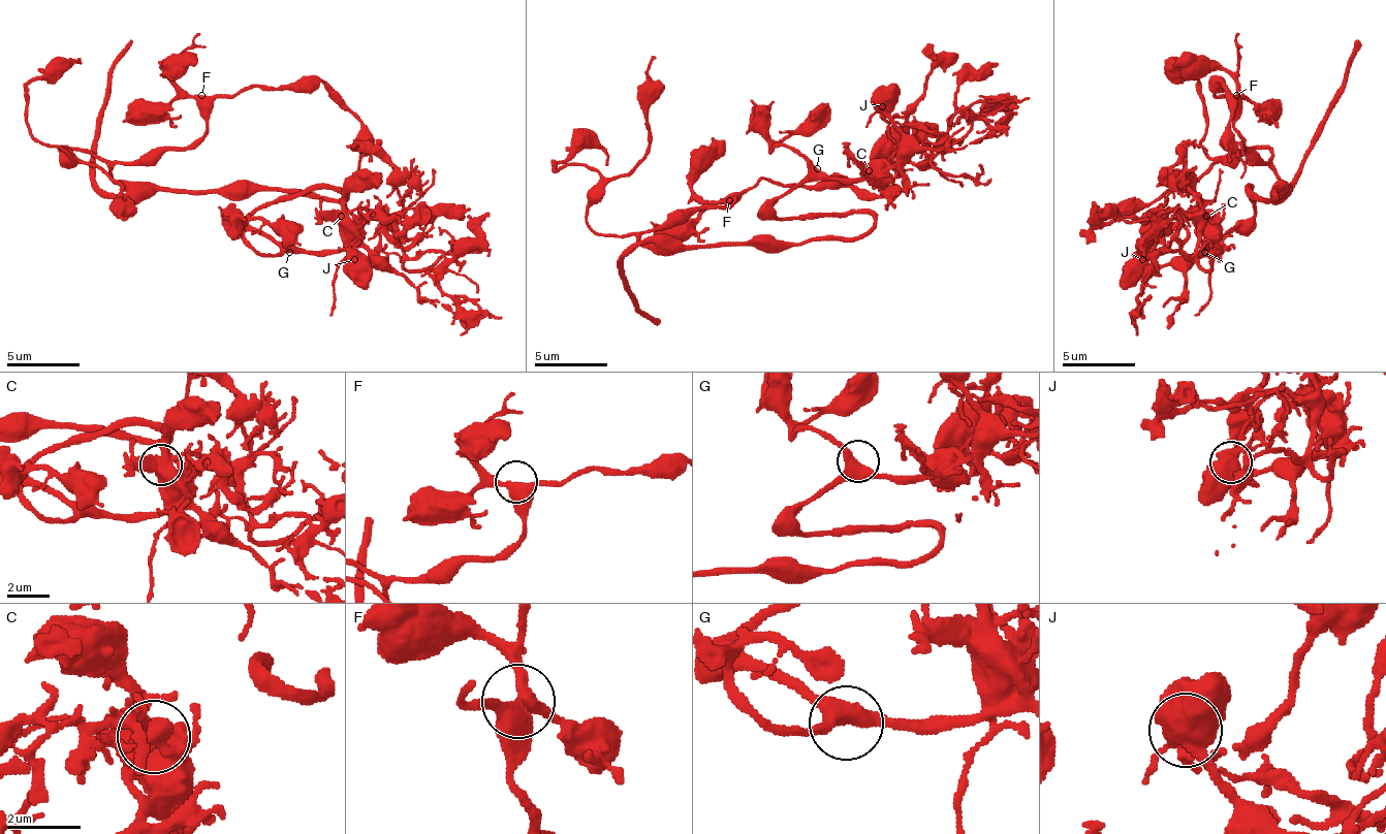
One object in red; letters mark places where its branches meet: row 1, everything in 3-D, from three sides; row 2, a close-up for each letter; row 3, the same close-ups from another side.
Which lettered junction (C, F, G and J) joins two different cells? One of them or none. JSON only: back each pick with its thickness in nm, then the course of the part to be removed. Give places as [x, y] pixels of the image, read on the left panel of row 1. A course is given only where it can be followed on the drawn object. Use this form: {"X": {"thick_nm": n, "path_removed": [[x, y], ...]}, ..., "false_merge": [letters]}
{"false_merge": []}

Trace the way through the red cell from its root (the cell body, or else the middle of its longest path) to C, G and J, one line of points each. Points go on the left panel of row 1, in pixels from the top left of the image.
C: (292, 193), (344, 200), (333, 190), (285, 193), (245, 223), (282, 245), (337, 252), (344, 245), (340, 216)
G: (292, 193), (344, 200), (333, 190), (285, 193), (266, 200), (245, 223), (289, 252)
J: (292, 193), (344, 200), (333, 190), (285, 193), (245, 223), (307, 252), (361, 248), (373, 262), (354, 259)

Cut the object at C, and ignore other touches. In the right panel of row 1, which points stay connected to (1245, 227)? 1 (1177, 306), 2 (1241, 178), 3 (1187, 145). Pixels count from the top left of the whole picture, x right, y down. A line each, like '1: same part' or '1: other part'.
1: same part
2: same part
3: other part

